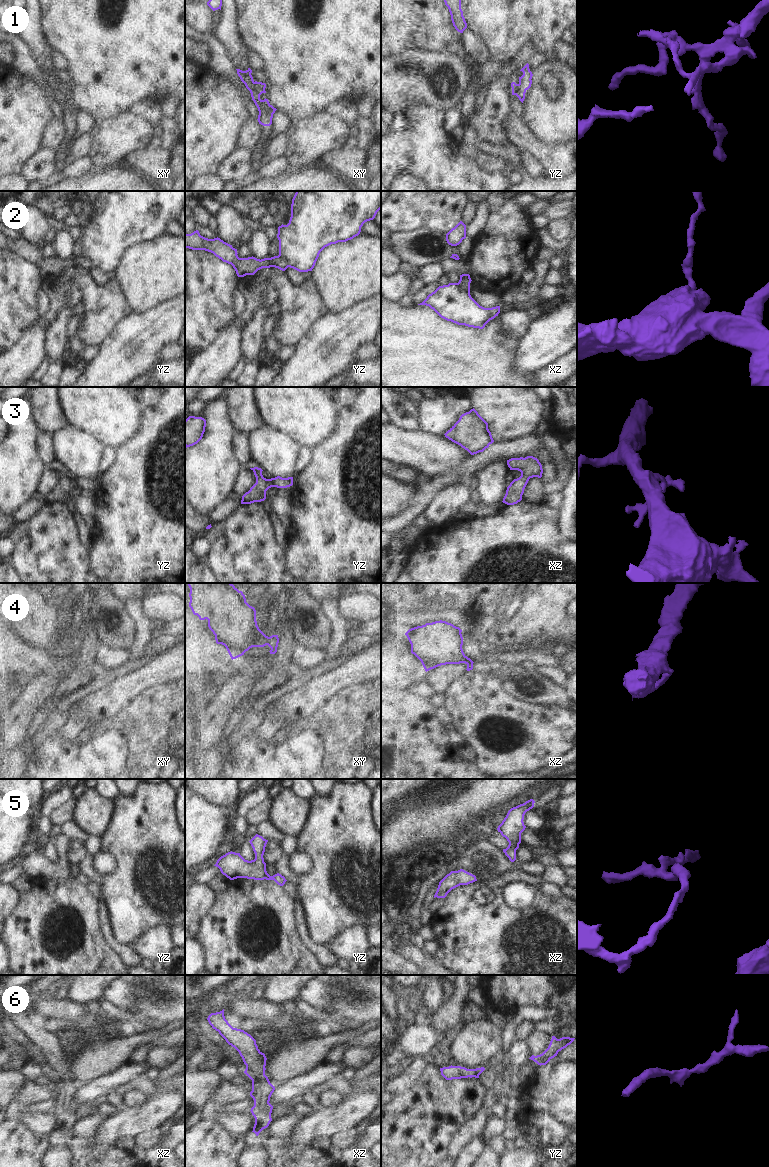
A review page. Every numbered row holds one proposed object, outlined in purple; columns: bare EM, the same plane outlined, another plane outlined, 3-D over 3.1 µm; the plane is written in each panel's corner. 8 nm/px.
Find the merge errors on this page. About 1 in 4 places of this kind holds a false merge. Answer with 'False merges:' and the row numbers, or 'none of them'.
False merges: 2

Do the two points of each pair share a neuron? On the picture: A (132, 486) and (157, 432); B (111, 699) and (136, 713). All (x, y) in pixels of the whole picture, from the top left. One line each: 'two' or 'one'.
A: one
B: two

